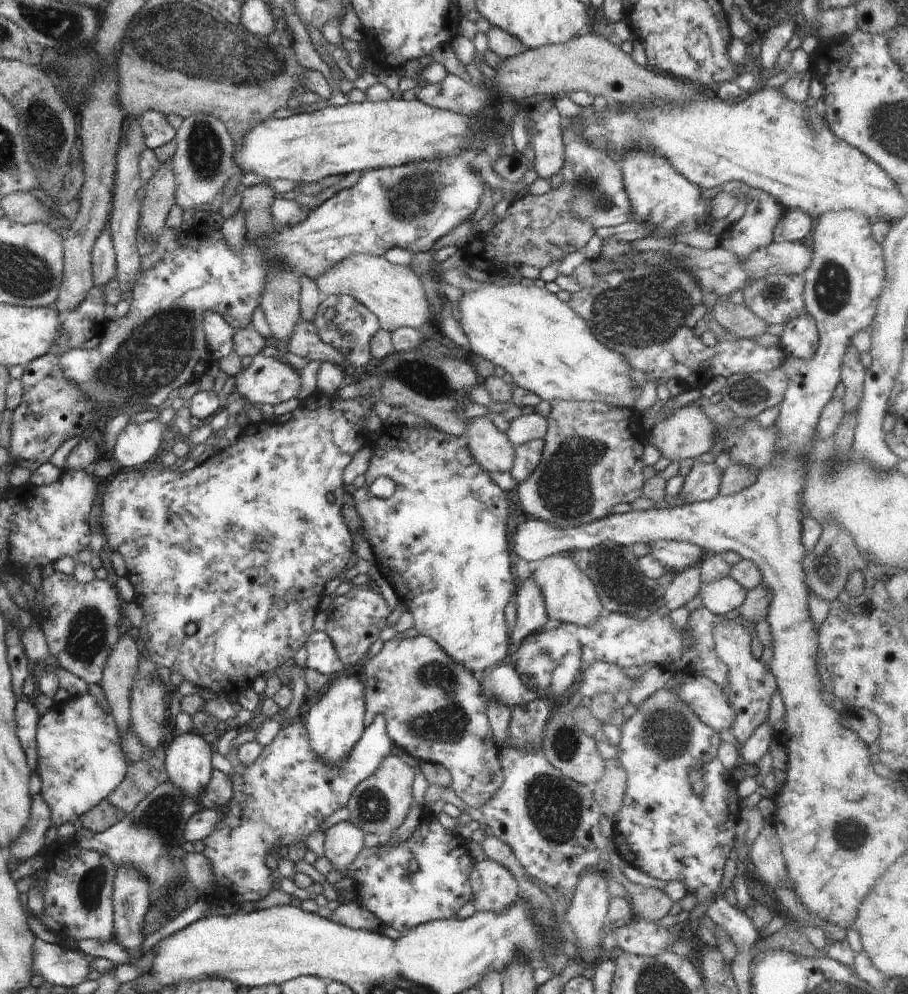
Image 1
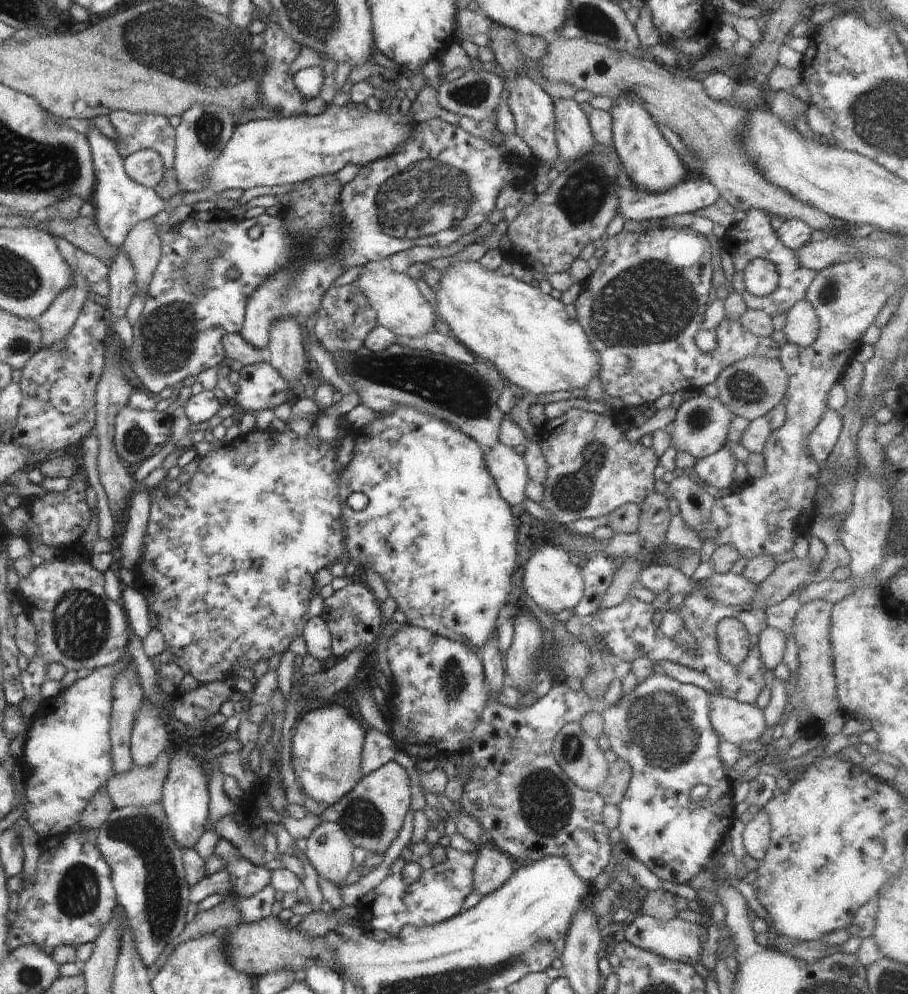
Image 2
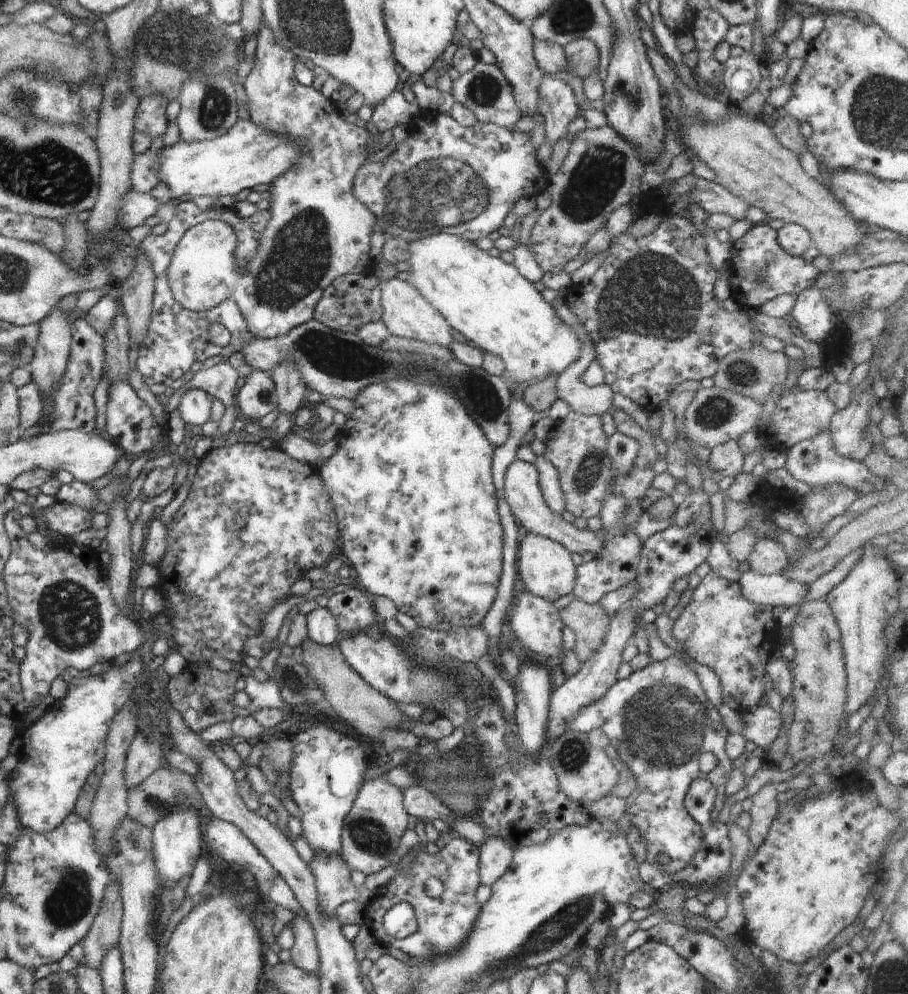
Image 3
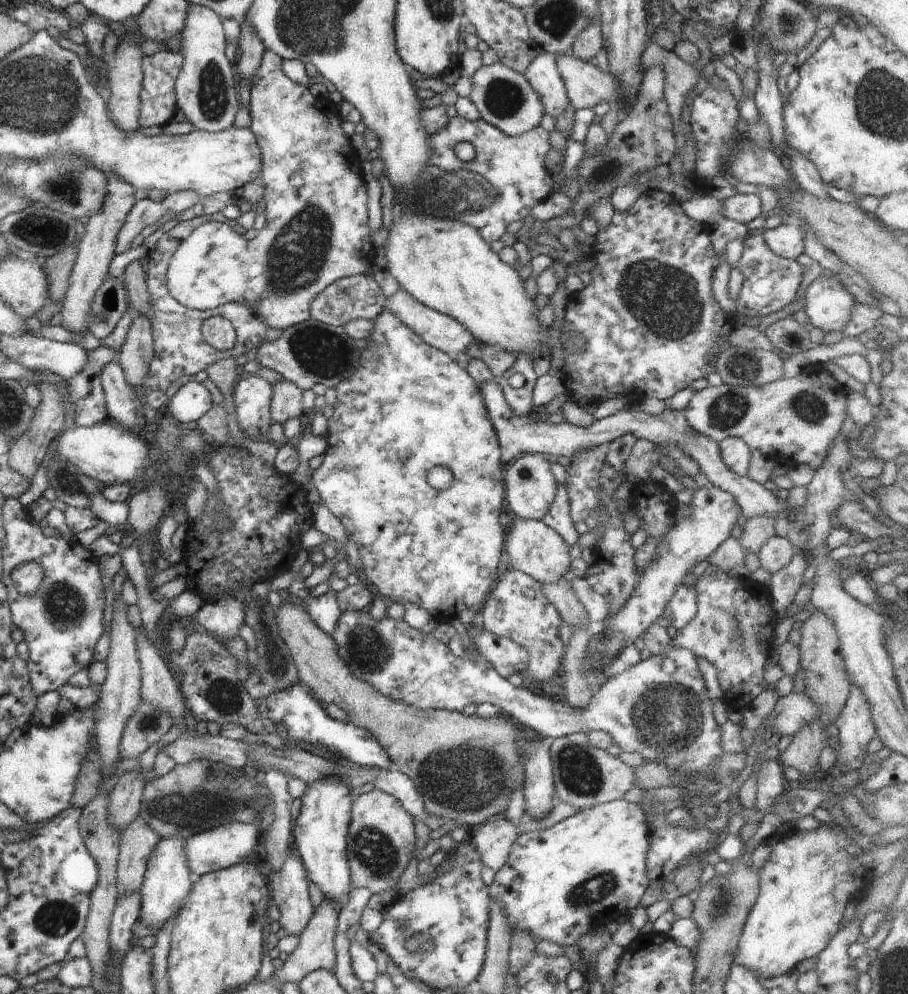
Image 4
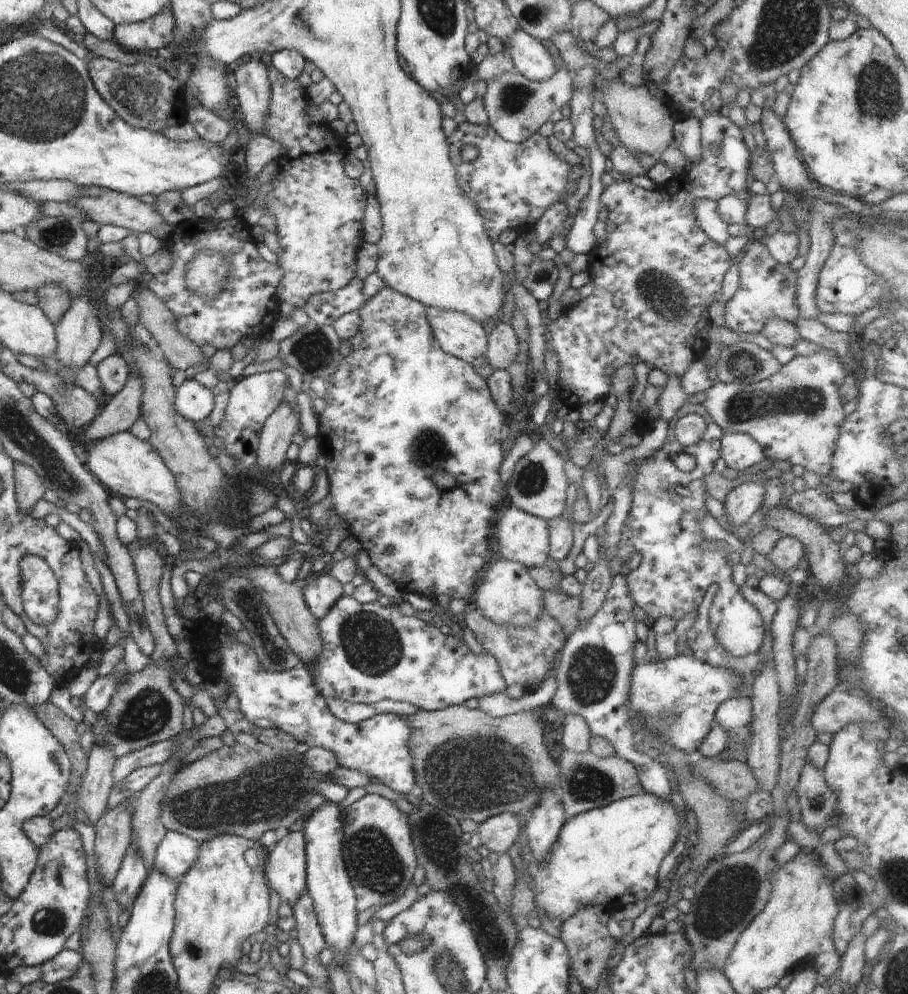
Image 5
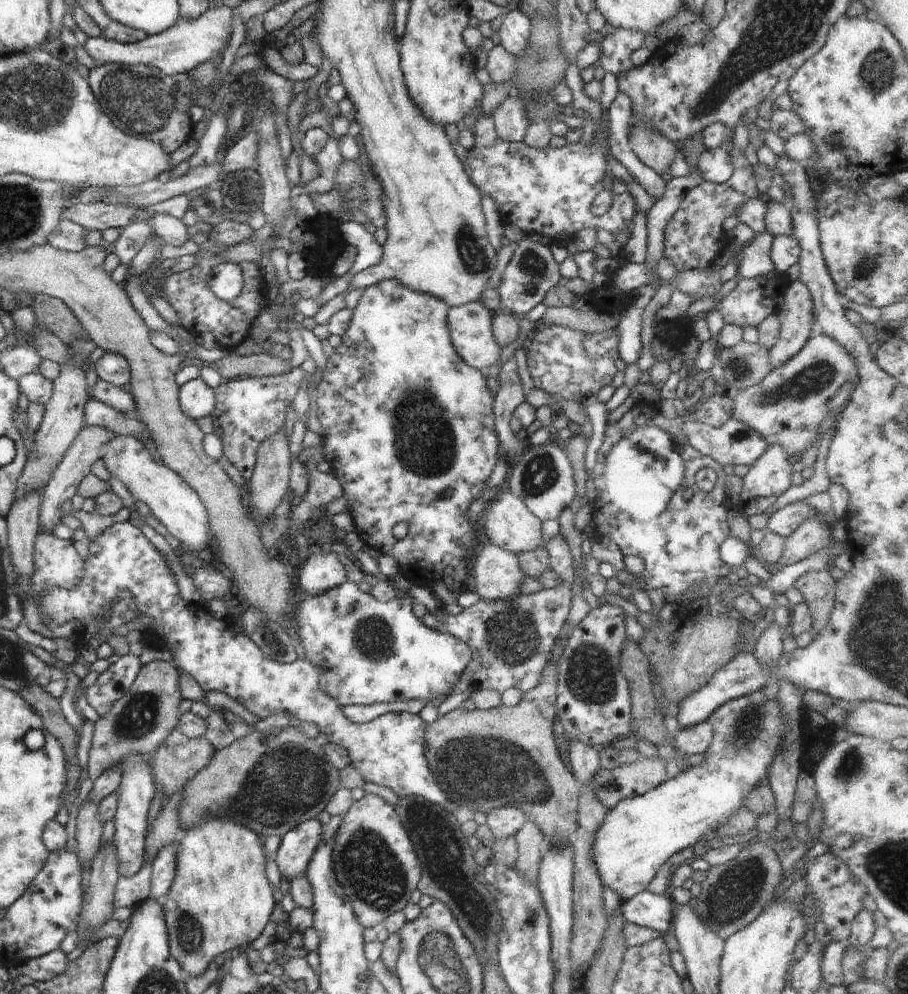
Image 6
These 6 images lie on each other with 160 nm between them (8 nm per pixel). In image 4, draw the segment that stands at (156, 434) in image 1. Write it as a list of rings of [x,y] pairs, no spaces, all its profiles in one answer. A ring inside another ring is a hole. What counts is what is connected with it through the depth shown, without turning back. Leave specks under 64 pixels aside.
[[[112,361],[101,373],[101,386],[104,390],[106,398],[106,409],[108,410],[108,418],[112,423],[125,428],[126,430],[140,430],[146,424],[145,416],[142,412],[143,400],[139,399],[134,388],[126,382],[124,372],[118,362]]]

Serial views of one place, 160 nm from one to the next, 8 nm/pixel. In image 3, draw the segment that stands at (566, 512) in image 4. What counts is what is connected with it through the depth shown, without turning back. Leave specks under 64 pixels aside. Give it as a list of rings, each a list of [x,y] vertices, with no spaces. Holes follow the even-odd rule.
[[[537,456],[536,462],[533,464],[540,474],[540,488],[542,488],[542,494],[544,494],[548,508],[552,513],[562,516],[566,512],[566,502],[564,502],[564,492],[560,488],[558,470],[543,456]]]

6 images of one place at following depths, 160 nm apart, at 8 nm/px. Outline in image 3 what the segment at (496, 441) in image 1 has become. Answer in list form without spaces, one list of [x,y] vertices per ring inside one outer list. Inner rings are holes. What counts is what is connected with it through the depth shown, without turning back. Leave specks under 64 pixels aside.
[[[517,459],[508,466],[507,478],[504,478],[504,498],[510,504],[512,515],[523,531],[534,532],[560,542],[566,545],[570,553],[578,552],[582,555],[584,552],[591,552],[592,554],[598,554],[606,544],[606,538],[603,536],[594,536],[588,529],[577,531],[572,523],[566,522],[561,516],[550,511],[546,500],[544,500],[542,488],[540,488],[540,474],[532,463]]]

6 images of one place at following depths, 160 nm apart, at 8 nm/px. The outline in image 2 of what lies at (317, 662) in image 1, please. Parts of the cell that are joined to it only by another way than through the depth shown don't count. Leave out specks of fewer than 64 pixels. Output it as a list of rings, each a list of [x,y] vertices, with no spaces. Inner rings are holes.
[[[308,616],[308,621],[301,636],[306,643],[307,654],[318,658],[326,665],[333,661],[331,655],[332,636],[330,628],[328,628],[328,624],[322,616],[312,618]]]

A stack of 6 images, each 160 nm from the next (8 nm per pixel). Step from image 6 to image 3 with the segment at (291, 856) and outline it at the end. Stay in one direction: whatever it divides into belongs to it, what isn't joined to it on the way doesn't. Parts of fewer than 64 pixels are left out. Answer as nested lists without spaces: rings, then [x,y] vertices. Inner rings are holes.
[[[306,912],[295,915],[287,924],[294,934],[294,947],[290,950],[291,963],[308,974],[319,974],[321,960],[316,950],[315,933]]]

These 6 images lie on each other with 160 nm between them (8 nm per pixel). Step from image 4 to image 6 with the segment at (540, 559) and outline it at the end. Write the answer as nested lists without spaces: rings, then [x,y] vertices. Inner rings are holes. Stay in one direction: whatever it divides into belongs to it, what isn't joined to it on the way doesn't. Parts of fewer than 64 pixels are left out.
[[[508,486],[504,490],[500,490],[487,507],[488,510],[484,510],[480,517],[481,532],[484,540],[515,555],[533,551],[542,542],[545,542],[542,537],[542,521],[528,510],[528,507],[520,498],[512,494]]]

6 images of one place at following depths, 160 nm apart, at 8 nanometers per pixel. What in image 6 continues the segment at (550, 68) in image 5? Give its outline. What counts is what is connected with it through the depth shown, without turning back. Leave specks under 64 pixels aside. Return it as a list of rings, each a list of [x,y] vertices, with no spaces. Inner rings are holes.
[[[512,10],[502,17],[500,45],[515,57],[524,57],[531,36],[531,22],[520,10]]]

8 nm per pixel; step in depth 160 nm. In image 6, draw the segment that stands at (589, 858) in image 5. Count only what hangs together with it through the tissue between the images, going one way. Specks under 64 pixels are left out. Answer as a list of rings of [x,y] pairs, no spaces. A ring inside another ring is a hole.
[[[758,689],[753,693],[735,698],[719,706],[707,720],[713,726],[713,739],[704,753],[705,761],[684,773],[667,779],[647,793],[622,799],[605,814],[604,820],[593,834],[593,865],[596,867],[603,886],[618,894],[621,902],[646,891],[652,878],[668,859],[680,850],[694,846],[702,834],[715,830],[733,812],[743,806],[743,798],[758,783],[764,782],[767,770],[777,748],[783,741],[783,717],[777,698],[771,701]]]

